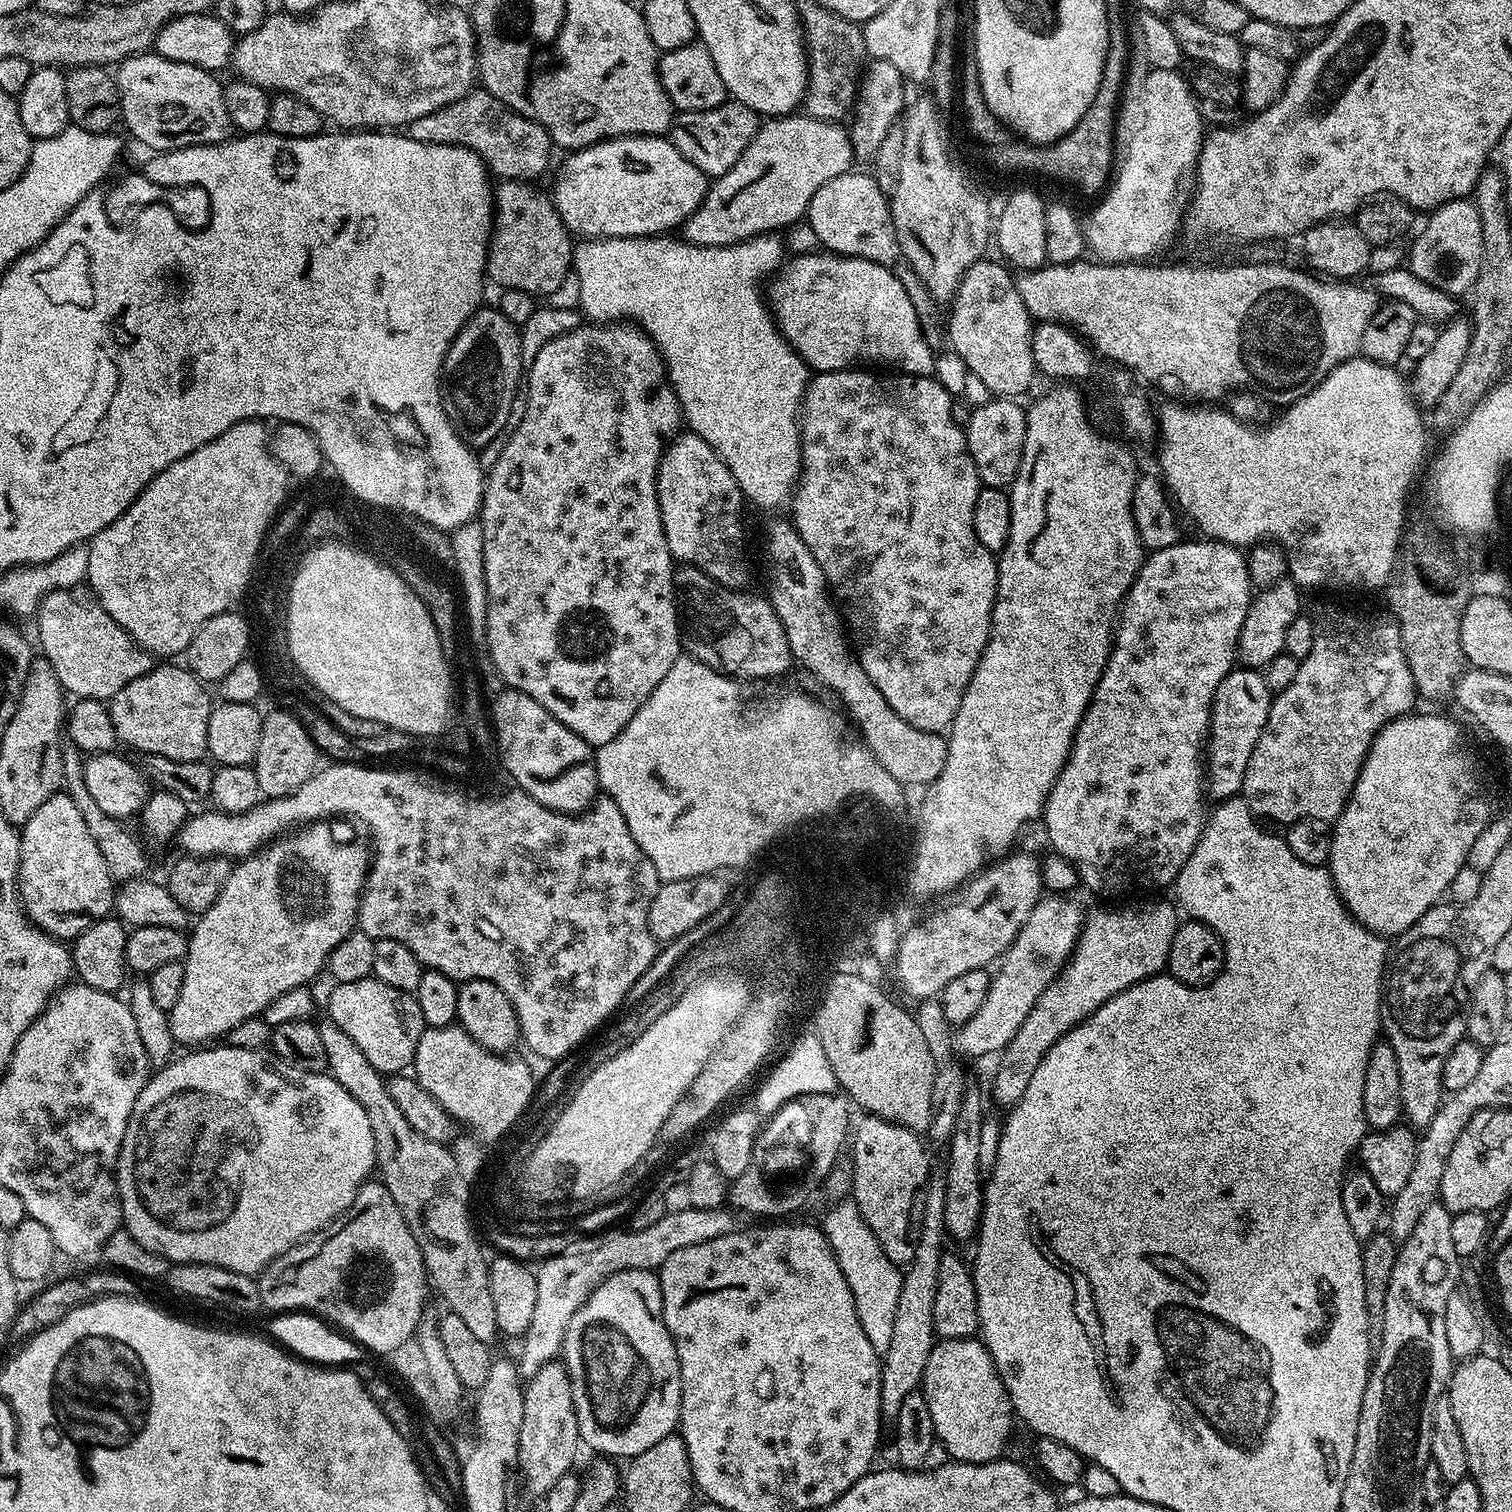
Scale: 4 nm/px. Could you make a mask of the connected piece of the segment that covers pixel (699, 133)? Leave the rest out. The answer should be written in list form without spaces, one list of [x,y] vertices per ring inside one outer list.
[[[726,102],[722,106],[714,106],[714,110],[680,112],[672,121],[670,139],[686,162],[694,162],[694,166],[698,166],[705,176],[715,178],[726,174],[726,170],[742,158],[761,123],[760,113],[750,110],[750,106]]]

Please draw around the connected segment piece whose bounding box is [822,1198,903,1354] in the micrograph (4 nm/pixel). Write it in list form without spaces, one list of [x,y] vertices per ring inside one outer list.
[[[844,1198],[834,1204],[824,1216],[822,1231],[838,1258],[838,1266],[842,1266],[842,1274],[846,1274],[850,1294],[854,1294],[854,1306],[858,1310],[858,1322],[862,1322],[862,1331],[866,1338],[870,1338],[870,1346],[883,1354],[888,1351],[893,1340],[894,1316],[903,1275],[901,1269],[890,1262],[886,1254],[882,1254],[882,1246],[878,1246],[874,1230],[866,1226],[855,1200]]]

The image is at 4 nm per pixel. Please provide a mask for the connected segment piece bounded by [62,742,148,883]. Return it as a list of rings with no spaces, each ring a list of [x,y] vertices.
[[[68,742],[64,744],[64,753],[62,754],[62,770],[64,771],[63,791],[72,799],[74,806],[82,814],[86,826],[90,829],[90,835],[94,837],[94,843],[98,846],[103,860],[106,861],[107,869],[110,870],[113,881],[124,883],[128,880],[141,879],[147,872],[148,856],[144,853],[144,848],[124,829],[125,825],[121,821],[115,820],[112,816],[100,809],[94,803],[94,797],[90,795],[90,790],[86,790],[84,781],[84,761],[79,748],[75,744]]]

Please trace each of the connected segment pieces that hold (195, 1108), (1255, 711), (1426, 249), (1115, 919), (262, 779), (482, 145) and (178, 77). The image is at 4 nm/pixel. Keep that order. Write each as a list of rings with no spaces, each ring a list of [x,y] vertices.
[[[200,1046],[188,1050],[185,1056],[177,1055],[172,1063],[159,1069],[145,1084],[134,1102],[126,1134],[122,1138],[120,1157],[116,1163],[116,1185],[120,1191],[120,1215],[123,1227],[146,1250],[164,1257],[172,1264],[213,1264],[231,1272],[255,1277],[264,1271],[275,1256],[282,1255],[313,1232],[327,1228],[351,1206],[358,1190],[369,1183],[376,1168],[374,1130],[362,1102],[351,1096],[327,1071],[309,1072],[296,1062],[280,1059],[268,1050],[259,1048],[234,1048]]]
[[[1236,666],[1222,678],[1212,699],[1212,717],[1206,737],[1206,792],[1209,797],[1216,796],[1217,801],[1227,800],[1243,789],[1246,766],[1250,766],[1250,754],[1254,754],[1254,746],[1258,746],[1258,734],[1262,734],[1262,726],[1266,726],[1266,718],[1270,718],[1273,695],[1266,686],[1263,671],[1255,668]]]
[[[1471,199],[1451,200],[1431,213],[1432,216],[1424,224],[1424,229],[1416,236],[1412,248],[1406,252],[1406,266],[1422,282],[1430,282],[1430,286],[1438,286],[1446,294],[1460,298],[1462,294],[1471,293],[1474,282],[1478,278],[1478,270],[1482,266],[1482,218],[1478,218],[1478,210]]]
[[[1152,900],[1133,908],[1100,908],[1083,917],[1076,949],[1068,957],[1067,964],[1058,978],[1046,986],[1038,1002],[1034,1002],[1034,1010],[1026,1014],[1026,1022],[1022,1022],[1018,1034],[1010,1038],[1003,1052],[999,1053],[1000,1069],[992,1080],[992,1096],[1004,1110],[1011,1109],[1022,1094],[1026,1094],[1026,1086],[1030,1086],[1038,1062],[1046,1058],[1050,1046],[1054,1046],[1058,1038],[1090,1019],[1107,1000],[1122,990],[1141,984],[1151,976],[1159,976],[1167,969],[1170,945],[1182,923],[1177,905],[1169,900]]]
[[[291,711],[272,712],[262,719],[262,734],[258,738],[258,750],[254,767],[258,786],[265,797],[293,796],[298,786],[310,779],[318,770],[318,749],[302,722]]]
[[[473,90],[458,102],[434,110],[434,114],[422,114],[407,125],[407,135],[423,144],[449,144],[468,148],[482,158],[493,177],[505,180],[539,181],[539,176],[552,160],[554,145],[552,135],[538,122],[512,112],[498,98],[486,91]]]
[[[149,50],[139,52],[137,56],[128,56],[121,60],[118,65],[118,71],[115,73],[116,84],[120,88],[120,114],[122,117],[123,127],[128,127],[128,132],[140,144],[145,144],[148,148],[153,148],[153,153],[169,152],[175,148],[189,148],[190,146],[198,146],[199,144],[220,144],[222,141],[229,139],[233,135],[234,129],[232,119],[226,108],[224,101],[224,84],[216,81],[217,77],[198,66],[190,66],[186,62],[170,62],[170,58],[162,58],[156,55],[155,51]]]

